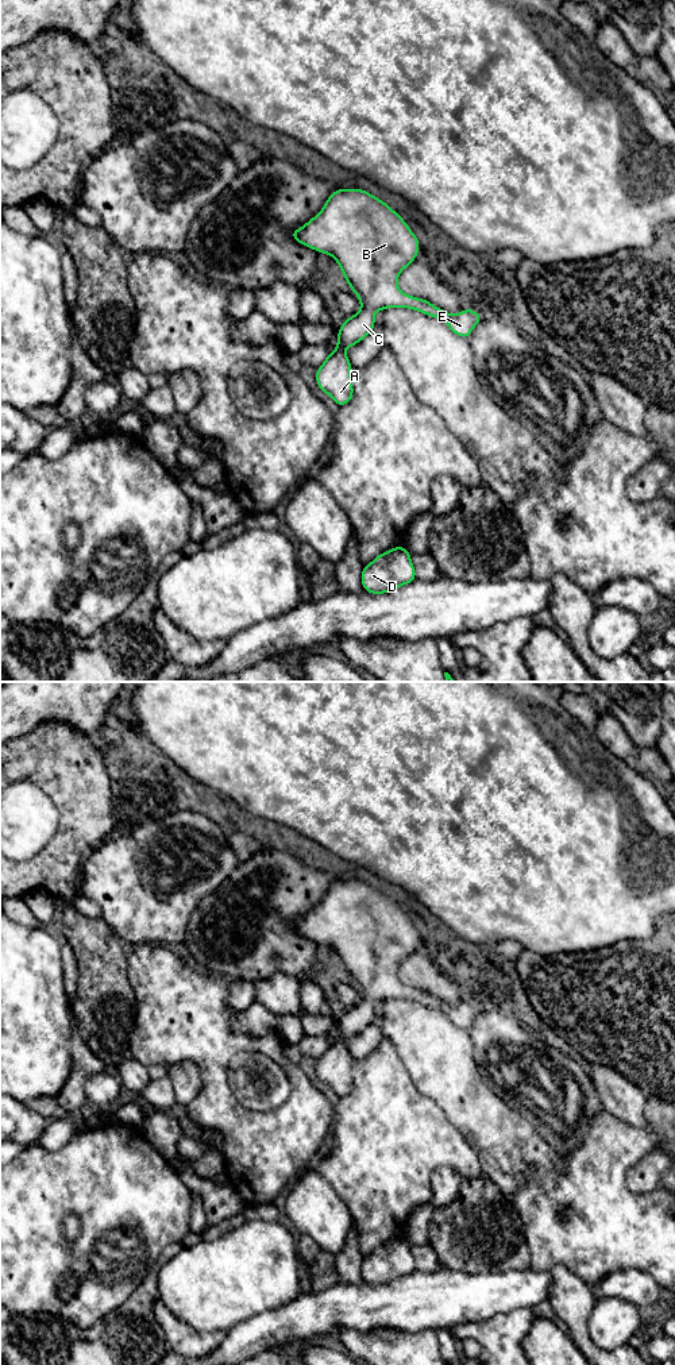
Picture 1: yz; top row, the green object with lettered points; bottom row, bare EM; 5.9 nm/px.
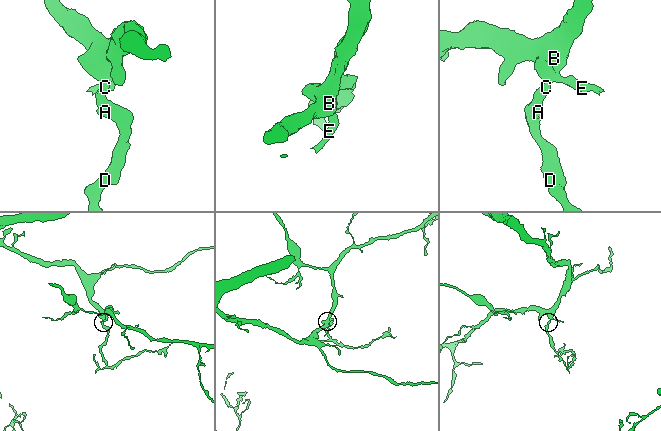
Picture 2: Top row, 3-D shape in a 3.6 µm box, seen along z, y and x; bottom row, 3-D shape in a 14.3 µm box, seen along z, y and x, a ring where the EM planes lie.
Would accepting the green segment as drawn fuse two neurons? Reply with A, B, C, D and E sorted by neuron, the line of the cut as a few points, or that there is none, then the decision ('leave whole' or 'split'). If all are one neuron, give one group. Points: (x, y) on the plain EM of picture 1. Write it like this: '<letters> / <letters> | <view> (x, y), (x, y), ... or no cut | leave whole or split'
A B C D E | no cut | leave whole

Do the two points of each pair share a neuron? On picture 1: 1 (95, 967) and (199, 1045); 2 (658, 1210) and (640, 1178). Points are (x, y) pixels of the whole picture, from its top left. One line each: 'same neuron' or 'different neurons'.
1: different neurons
2: different neurons

